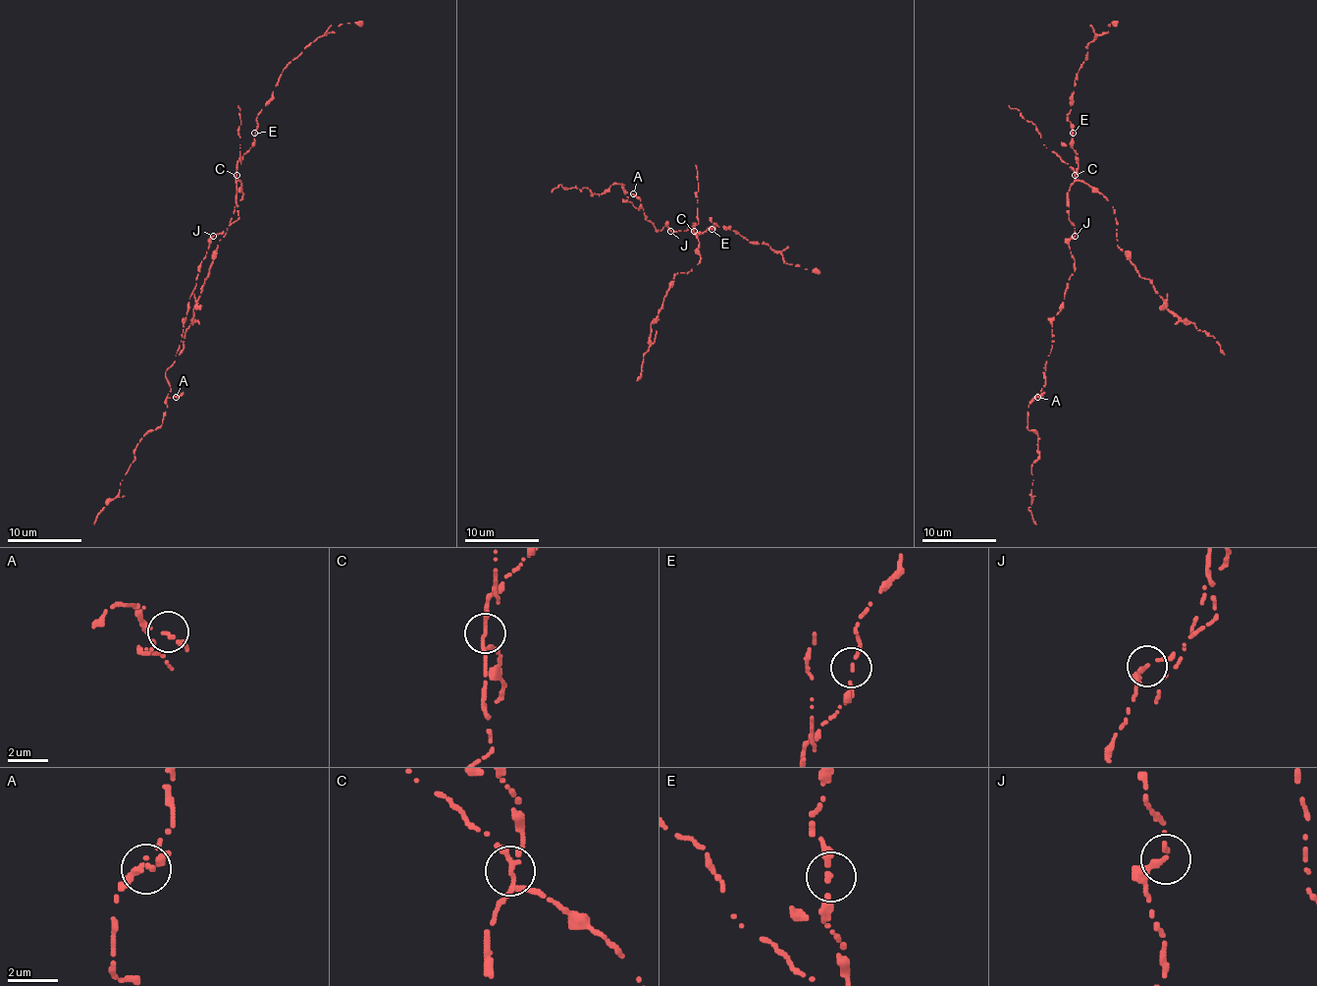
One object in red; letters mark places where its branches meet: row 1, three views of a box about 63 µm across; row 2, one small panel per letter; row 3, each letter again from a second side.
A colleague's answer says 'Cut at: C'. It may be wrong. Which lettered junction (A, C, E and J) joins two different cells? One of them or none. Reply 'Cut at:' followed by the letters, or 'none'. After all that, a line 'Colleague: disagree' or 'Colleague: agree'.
Cut at: C
Colleague: agree

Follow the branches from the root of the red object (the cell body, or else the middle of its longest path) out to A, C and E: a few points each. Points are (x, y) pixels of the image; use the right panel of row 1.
A: (1075, 236), (1069, 240), (1075, 272), (1064, 307), (1052, 322), (1052, 349), (1037, 397)
C: (1075, 236), (1075, 225), (1069, 221), (1067, 210), (1067, 192), (1075, 174)
E: (1075, 236), (1075, 225), (1069, 221), (1067, 210), (1067, 192), (1079, 167), (1071, 140), (1073, 133)

